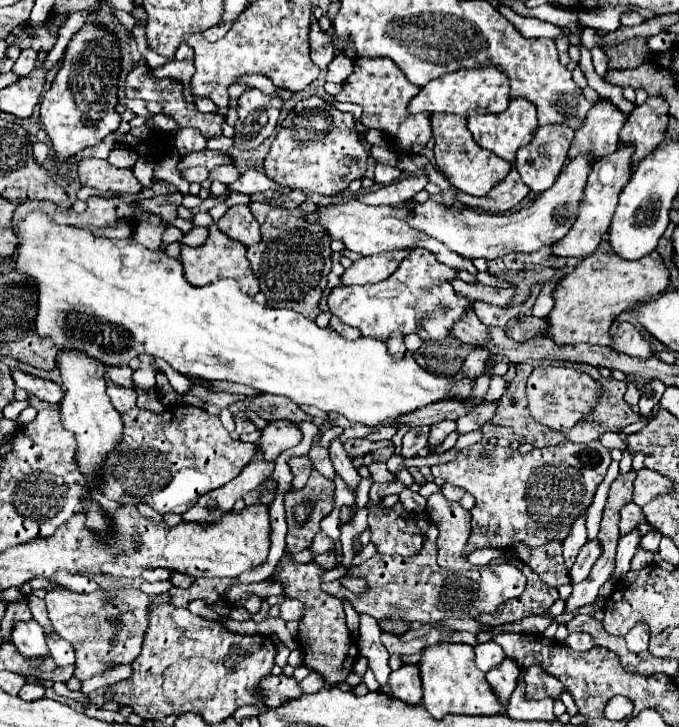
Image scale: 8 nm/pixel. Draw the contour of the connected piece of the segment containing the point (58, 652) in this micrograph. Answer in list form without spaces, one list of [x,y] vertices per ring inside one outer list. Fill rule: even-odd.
[[[47,640],[47,644],[51,650],[51,658],[55,660],[57,666],[71,666],[75,662],[75,652],[71,650],[67,640],[59,640],[59,642]]]

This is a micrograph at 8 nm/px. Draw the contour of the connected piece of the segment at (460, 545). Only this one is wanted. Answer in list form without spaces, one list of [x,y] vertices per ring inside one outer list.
[[[441,492],[429,496],[425,512],[439,526],[439,564],[451,570],[459,570],[463,562],[461,552],[469,540],[471,514],[459,502],[449,502]]]

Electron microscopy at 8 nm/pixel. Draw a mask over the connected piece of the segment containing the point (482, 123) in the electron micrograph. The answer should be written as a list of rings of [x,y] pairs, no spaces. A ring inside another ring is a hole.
[[[513,98],[509,108],[501,114],[475,114],[475,116],[471,116],[467,120],[467,128],[471,130],[475,142],[481,148],[487,148],[493,154],[497,154],[499,158],[513,164],[517,150],[527,146],[533,138],[533,130],[537,128],[537,110],[535,110],[533,102],[529,102],[525,98]]]

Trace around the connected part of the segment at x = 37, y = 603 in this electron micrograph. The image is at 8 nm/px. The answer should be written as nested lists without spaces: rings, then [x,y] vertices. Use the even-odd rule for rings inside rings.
[[[31,594],[29,598],[29,608],[31,608],[31,614],[33,614],[33,618],[43,626],[43,630],[47,630],[49,632],[49,628],[51,628],[51,620],[49,620],[49,616],[47,616],[47,608],[45,608],[45,600],[41,600],[41,598],[37,598],[35,594]]]

